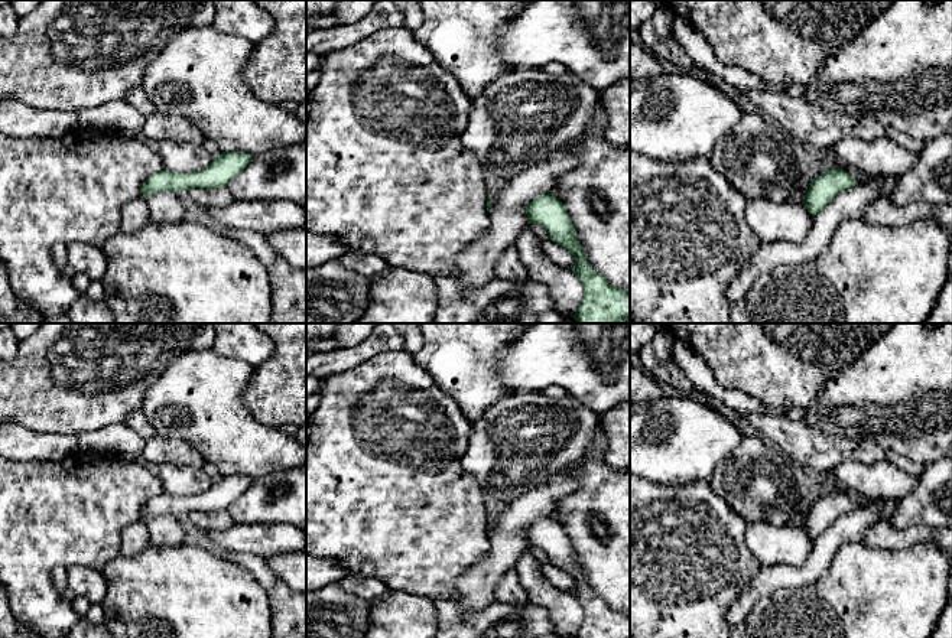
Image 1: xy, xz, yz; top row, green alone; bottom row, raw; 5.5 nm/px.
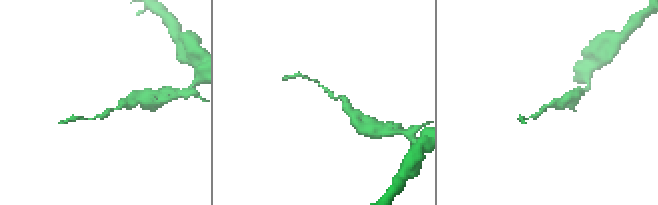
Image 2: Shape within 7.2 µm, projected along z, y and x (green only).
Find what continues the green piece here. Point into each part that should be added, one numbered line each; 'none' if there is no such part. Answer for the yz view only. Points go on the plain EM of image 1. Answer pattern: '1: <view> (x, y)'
none

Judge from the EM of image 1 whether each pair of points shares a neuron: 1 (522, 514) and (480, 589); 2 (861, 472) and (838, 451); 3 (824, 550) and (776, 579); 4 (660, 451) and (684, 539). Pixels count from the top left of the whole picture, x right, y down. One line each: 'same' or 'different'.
1: same
2: different
3: same
4: different

